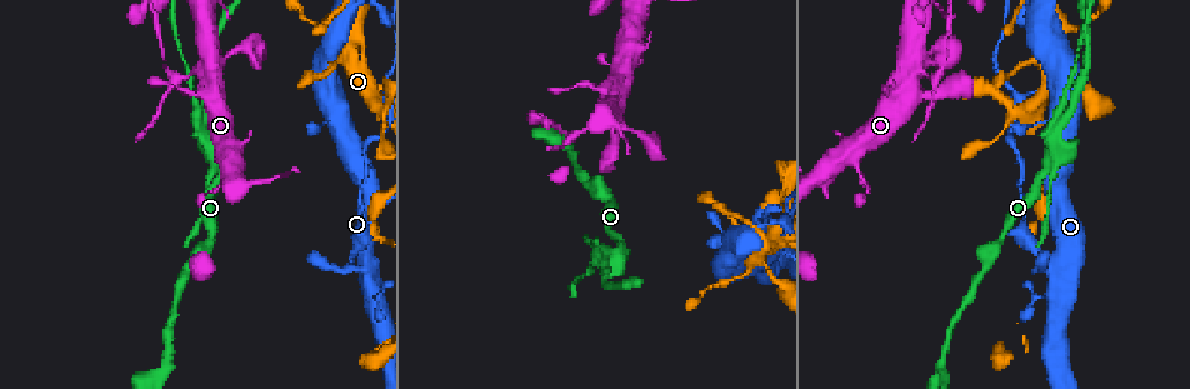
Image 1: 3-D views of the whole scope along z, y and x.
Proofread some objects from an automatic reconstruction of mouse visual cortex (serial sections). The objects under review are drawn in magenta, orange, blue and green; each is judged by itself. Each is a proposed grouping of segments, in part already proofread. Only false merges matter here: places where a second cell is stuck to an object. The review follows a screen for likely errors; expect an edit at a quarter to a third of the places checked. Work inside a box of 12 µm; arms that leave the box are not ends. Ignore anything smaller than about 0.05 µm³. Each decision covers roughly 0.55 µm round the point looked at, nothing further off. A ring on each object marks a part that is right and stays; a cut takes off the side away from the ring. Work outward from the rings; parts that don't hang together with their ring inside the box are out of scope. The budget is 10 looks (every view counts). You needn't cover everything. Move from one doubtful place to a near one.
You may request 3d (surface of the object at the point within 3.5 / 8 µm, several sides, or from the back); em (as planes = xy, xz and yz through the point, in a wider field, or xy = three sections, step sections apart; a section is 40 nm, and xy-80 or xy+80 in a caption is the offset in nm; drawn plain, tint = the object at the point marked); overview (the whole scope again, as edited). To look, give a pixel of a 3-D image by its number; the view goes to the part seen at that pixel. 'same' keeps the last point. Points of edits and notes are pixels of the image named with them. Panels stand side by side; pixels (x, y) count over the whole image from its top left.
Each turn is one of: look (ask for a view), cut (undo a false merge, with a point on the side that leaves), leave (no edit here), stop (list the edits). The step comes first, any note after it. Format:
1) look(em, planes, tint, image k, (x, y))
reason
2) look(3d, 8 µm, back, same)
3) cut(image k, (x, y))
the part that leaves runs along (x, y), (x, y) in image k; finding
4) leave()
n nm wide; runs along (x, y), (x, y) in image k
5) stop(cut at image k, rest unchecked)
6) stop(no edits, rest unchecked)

look(3d, 3.5 µm, image 1, (246, 47))
calibre changes

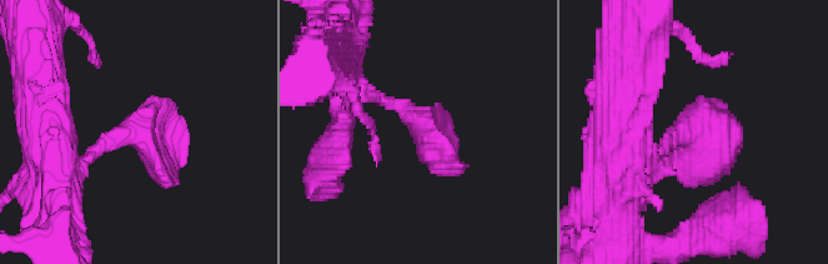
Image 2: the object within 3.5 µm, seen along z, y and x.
look(em, planes, tint, image 2, (414, 123))
shape alone is not enough

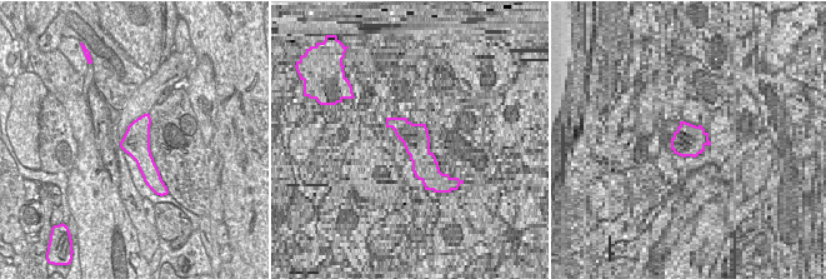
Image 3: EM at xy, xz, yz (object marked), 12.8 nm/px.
leave()
runs along (351, 85), (397, 104), (440, 165), (462, 168) in image 2; all the same cell

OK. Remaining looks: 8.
look(3d, 3.5 µm, image 1, (1055, 154))
arms part here

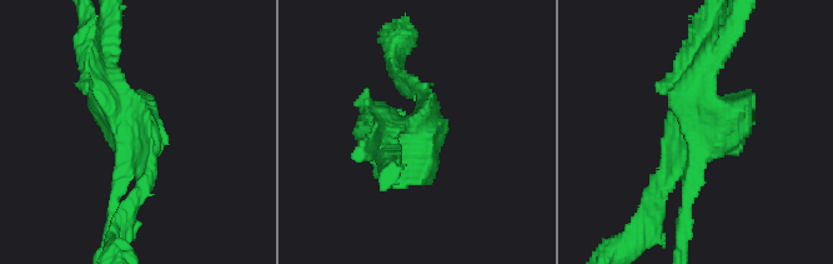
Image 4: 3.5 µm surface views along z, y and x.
look(em, planes, tint, image 4, (419, 137))

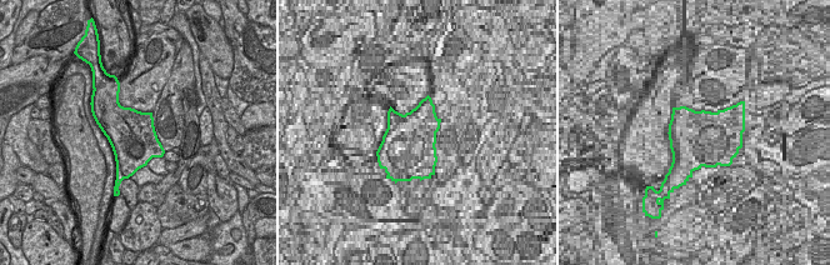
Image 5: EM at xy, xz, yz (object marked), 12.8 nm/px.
look(em, xy, step 2, tint, same)

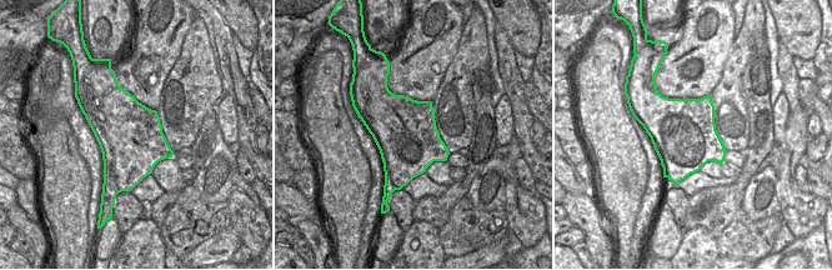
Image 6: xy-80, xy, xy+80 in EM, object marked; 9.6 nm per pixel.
cut(image 4, (685, 217))
two cells meet here

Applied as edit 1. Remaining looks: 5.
look(3d, 8 µm, image 1, (364, 213))
calibre changes

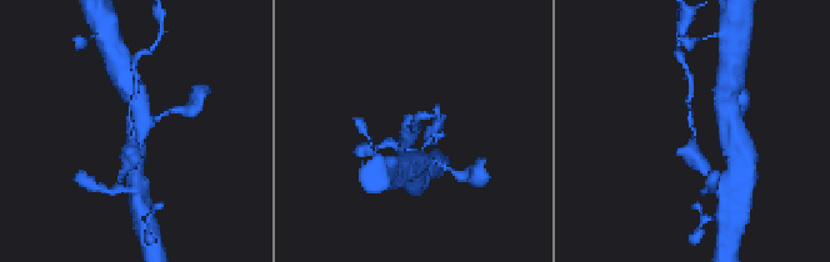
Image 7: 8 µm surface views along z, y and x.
look(em, xy, step 3, tint, image 7, (131, 130))
arms of 150, 400 nm

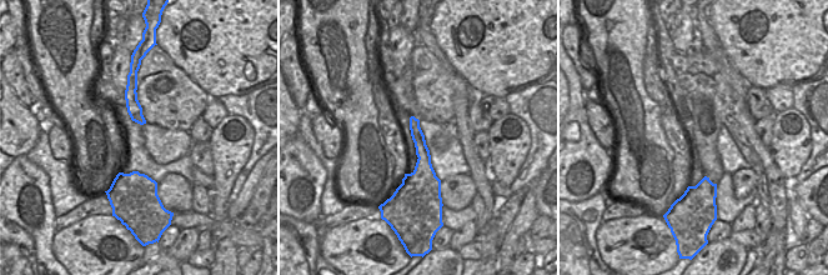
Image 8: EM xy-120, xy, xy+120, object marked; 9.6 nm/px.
cut(image 7, (690, 119))
the part that leaves runs along (694, 137), (690, 124), (690, 90) in image 7; a second cell is stuck on

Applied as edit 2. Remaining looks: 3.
look(overview)
see it whole again

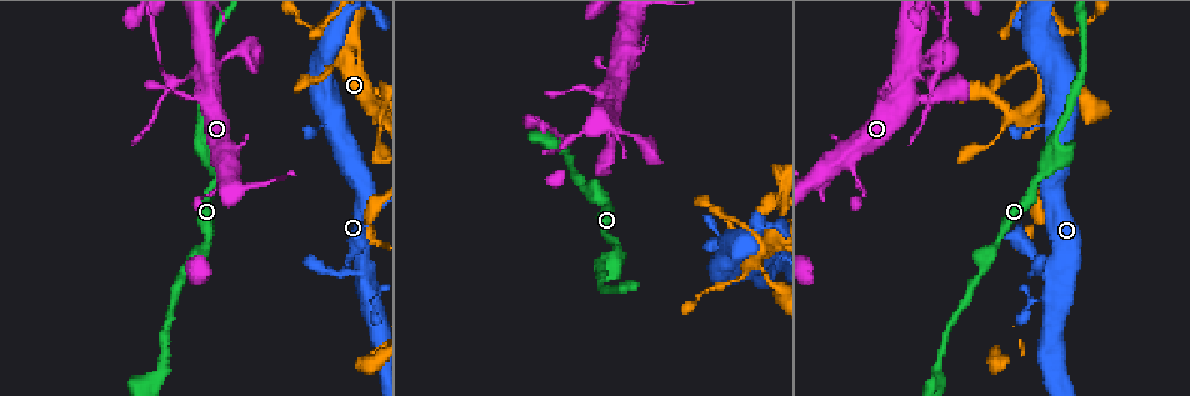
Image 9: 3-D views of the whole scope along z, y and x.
look(3d, 3.5 µm, image 9, (172, 82))
branch point

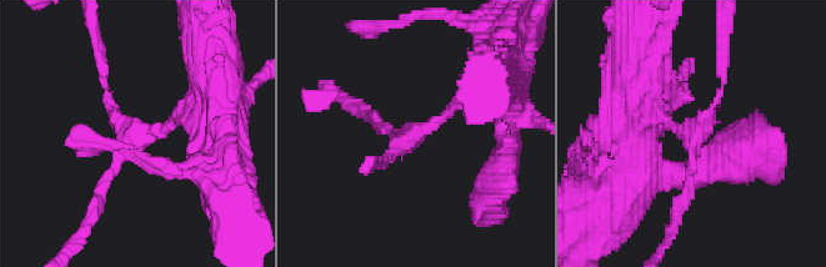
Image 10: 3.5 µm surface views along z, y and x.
look(em, planes, tint, image 10, (690, 129))
now the EM

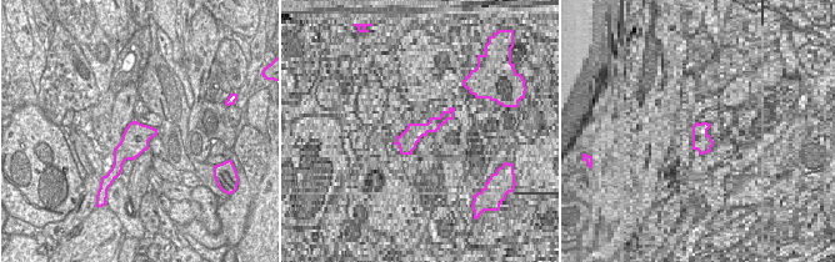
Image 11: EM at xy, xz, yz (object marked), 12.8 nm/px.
cut(image 10, (129, 127))
360 nm wide; the part that leaves runs along (168, 122), (125, 126), (106, 104), (103, 65) in image 10; two cells meet here

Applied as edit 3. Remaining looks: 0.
stop(cut at image 4, cut at image 7, cut at image 10, rest unchecked)

